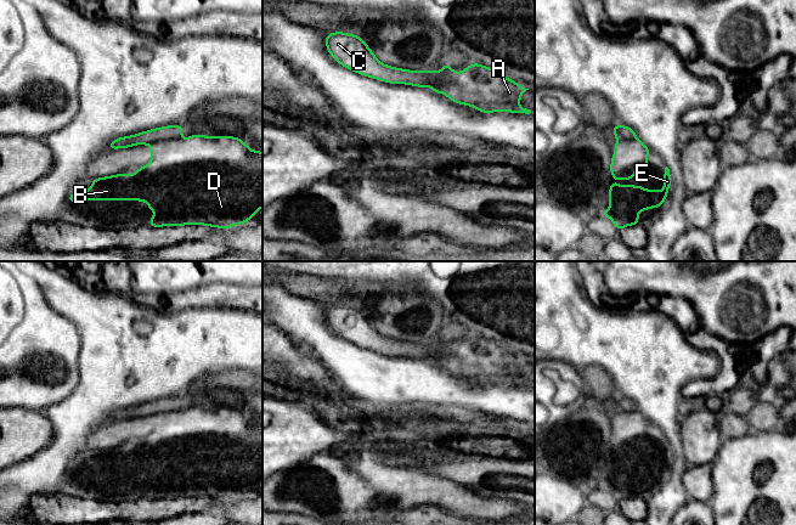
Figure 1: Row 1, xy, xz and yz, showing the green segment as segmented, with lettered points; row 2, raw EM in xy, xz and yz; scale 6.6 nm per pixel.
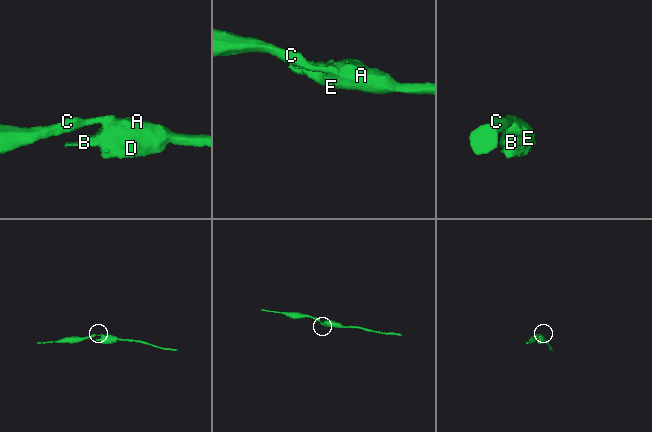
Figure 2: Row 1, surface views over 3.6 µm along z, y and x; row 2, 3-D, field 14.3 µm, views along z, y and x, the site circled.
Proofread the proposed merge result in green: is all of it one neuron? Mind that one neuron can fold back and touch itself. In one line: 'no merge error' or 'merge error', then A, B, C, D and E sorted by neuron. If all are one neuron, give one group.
merge error; groups A B D E / C

